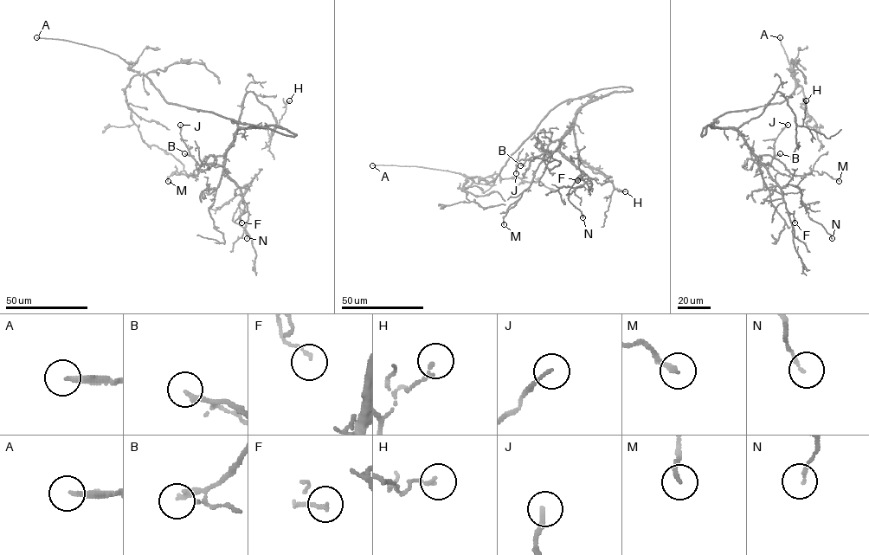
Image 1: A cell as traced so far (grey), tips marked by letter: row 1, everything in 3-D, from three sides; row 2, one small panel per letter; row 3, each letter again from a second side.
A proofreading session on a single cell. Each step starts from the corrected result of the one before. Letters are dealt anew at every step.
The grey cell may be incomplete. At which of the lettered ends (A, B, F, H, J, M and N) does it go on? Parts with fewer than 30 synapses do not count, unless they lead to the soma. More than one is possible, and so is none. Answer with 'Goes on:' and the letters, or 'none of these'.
Goes on: A

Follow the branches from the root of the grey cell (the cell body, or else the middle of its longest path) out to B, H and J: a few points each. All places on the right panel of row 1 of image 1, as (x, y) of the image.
B: (719, 117), (710, 125), (734, 128), (764, 165), (770, 165), (773, 157), (780, 153)
H: (719, 117), (710, 125), (739, 127), (757, 118), (780, 92), (794, 113), (795, 123), (801, 125), (806, 100)
J: (719, 117), (710, 125), (734, 128), (764, 165), (771, 164), (773, 145), (788, 125)

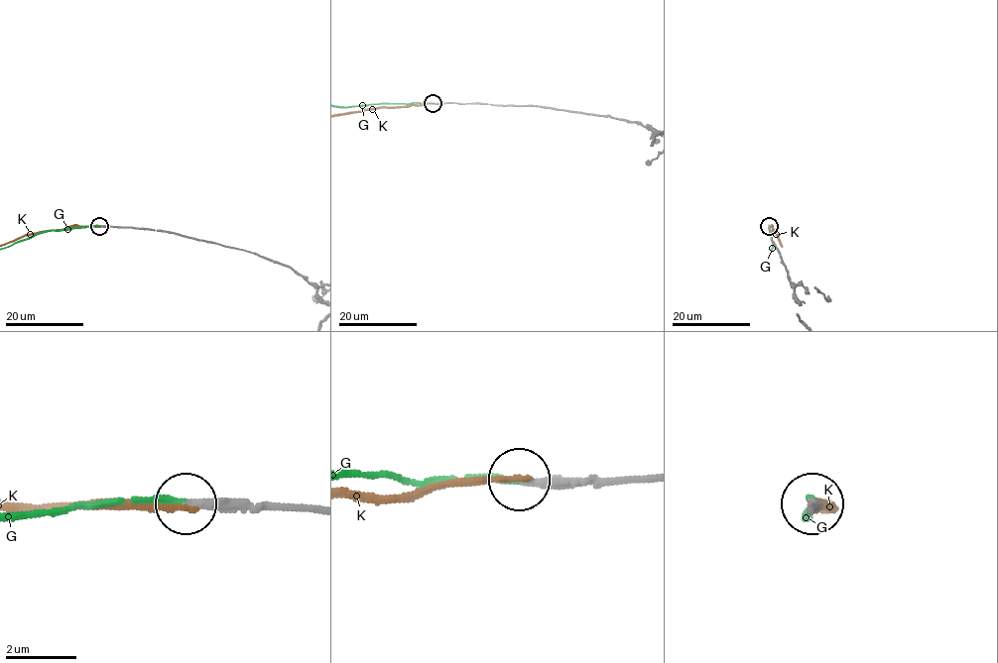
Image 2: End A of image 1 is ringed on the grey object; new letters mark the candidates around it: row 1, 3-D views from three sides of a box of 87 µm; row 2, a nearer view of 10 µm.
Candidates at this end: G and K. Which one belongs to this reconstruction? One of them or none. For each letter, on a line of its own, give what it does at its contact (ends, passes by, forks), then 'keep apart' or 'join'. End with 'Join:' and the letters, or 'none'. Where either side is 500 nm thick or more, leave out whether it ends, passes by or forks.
G: it ends | join
K: it ends | keep apart
Join: G

